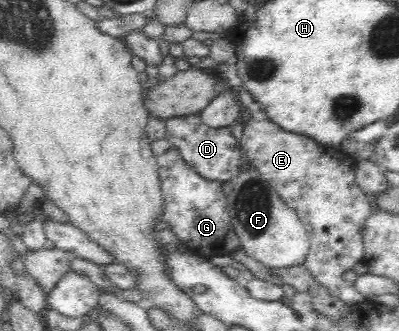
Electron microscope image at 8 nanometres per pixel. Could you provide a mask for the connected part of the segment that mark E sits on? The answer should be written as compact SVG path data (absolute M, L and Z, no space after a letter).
M252 118L244 123L243 135L239 143L243 159L251 161L261 177L280 195L288 207L292 207L296 211L300 222L303 222L307 228L309 251L303 265L312 273L316 283L324 286L332 297L344 302L349 307L366 300L354 290L352 282L342 279L342 274L346 270L352 270L362 260L364 222L374 210L366 198L366 193L354 183L355 163L348 164L342 160L342 164L340 164L338 160L329 156L327 145L321 145L304 135L282 130L276 123L268 119L256 121Z

